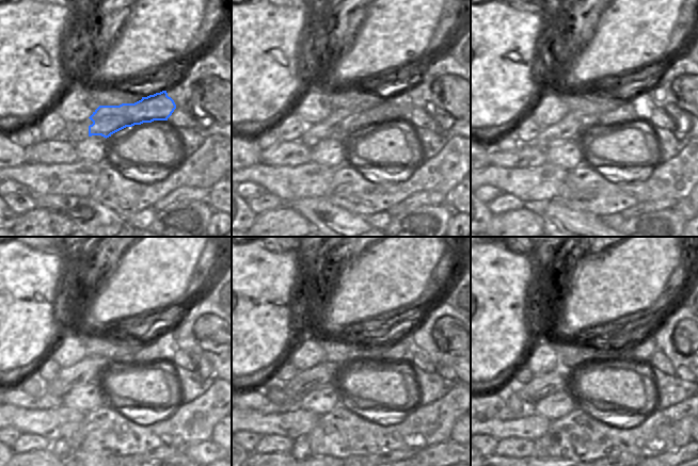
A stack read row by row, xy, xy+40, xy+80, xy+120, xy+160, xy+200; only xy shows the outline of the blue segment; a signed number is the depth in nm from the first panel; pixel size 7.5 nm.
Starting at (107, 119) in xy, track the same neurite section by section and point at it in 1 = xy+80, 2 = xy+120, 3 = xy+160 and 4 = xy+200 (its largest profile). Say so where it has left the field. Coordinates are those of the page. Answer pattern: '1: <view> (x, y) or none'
1: xy+80 (570, 127)
2: xy+120 (86, 370)
3: xy+160 (305, 381)
4: xy+200 (540, 385)

